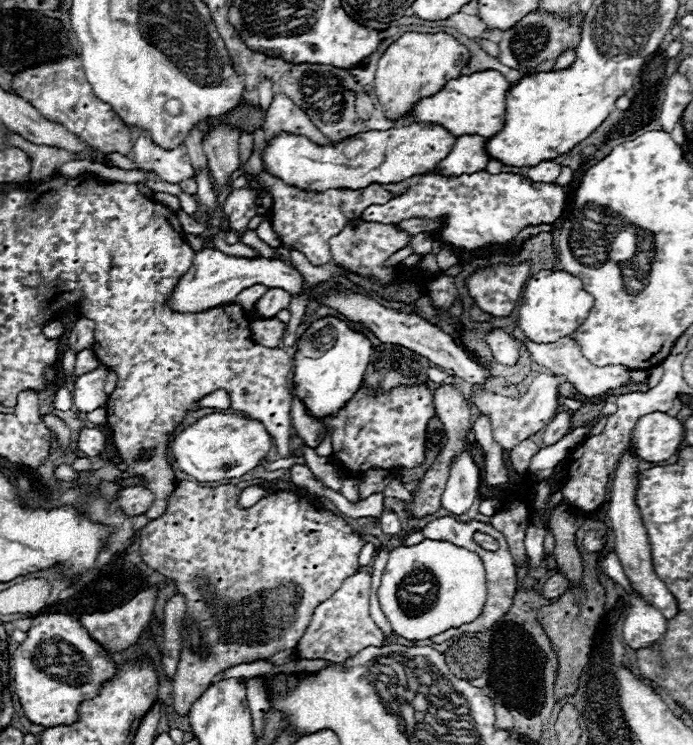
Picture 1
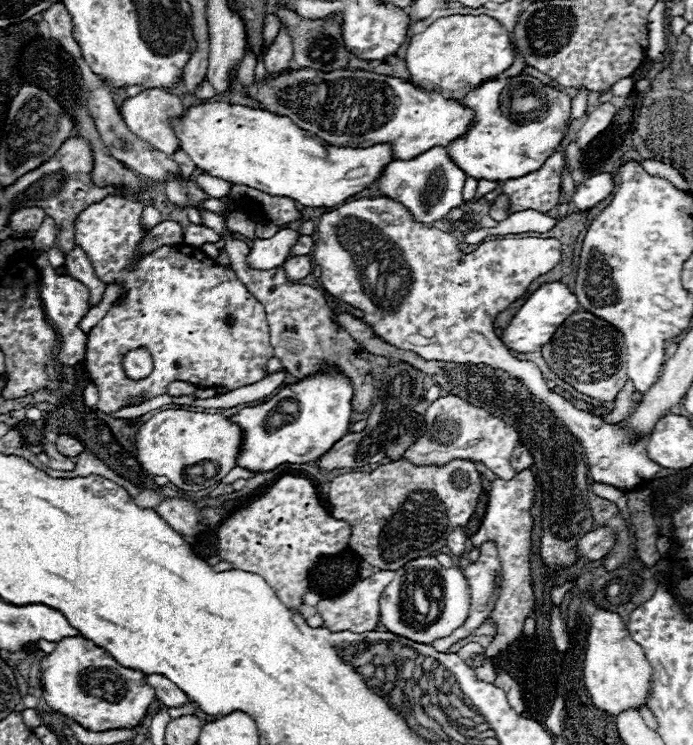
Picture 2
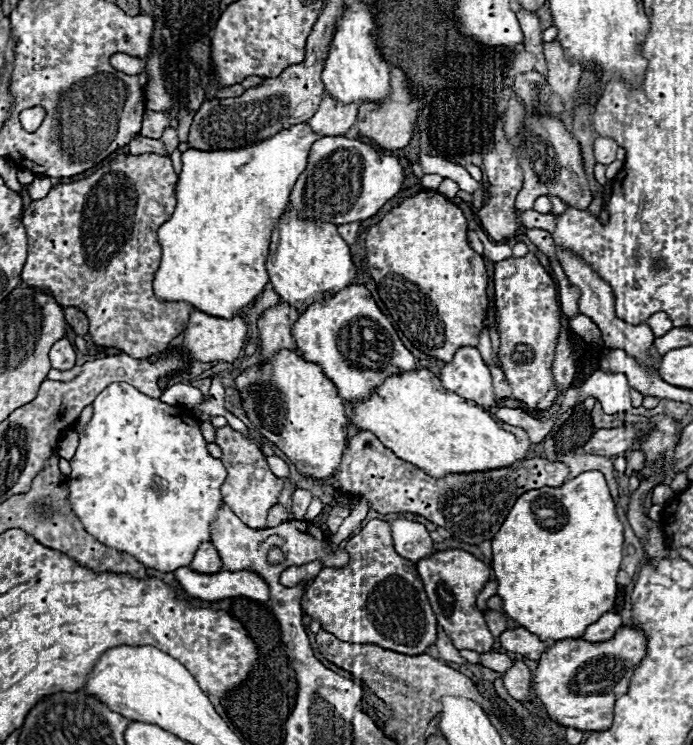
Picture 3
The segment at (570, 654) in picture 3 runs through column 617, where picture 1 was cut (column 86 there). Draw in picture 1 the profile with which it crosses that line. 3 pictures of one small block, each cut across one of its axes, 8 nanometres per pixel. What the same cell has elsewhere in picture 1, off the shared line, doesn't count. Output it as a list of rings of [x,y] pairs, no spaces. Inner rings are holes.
[[[60,612],[42,614],[42,616],[32,618],[28,638],[14,652],[12,668],[16,674],[14,676],[16,696],[22,704],[26,718],[32,720],[34,724],[42,724],[46,728],[58,726],[58,724],[74,724],[78,720],[78,706],[84,700],[96,698],[96,694],[100,694],[102,684],[116,676],[116,662],[112,660],[112,656],[108,658],[108,654],[102,650],[102,646],[98,646],[86,634],[86,630],[82,630],[82,624],[74,616],[60,614]]]

